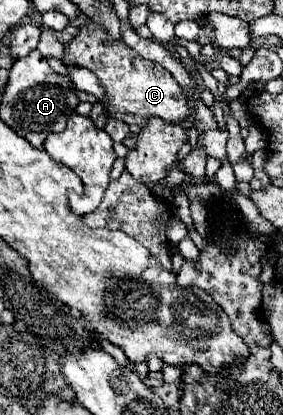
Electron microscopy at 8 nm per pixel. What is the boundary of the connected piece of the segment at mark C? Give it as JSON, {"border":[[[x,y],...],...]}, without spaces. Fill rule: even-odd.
{"border":[[[96,23],[84,25],[80,33],[66,45],[64,61],[88,67],[100,79],[110,97],[110,101],[106,103],[108,115],[126,121],[128,125],[144,127],[150,117],[160,117],[166,123],[180,123],[192,113],[190,99],[184,95],[172,73],[168,73],[162,65],[140,57],[126,43],[112,41]]]}

